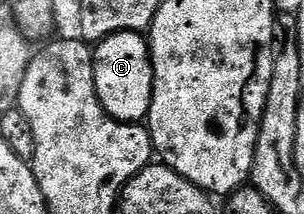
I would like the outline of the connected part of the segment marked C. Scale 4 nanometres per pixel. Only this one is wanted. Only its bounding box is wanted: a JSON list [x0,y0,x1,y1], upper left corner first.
[93,31,154,124]

